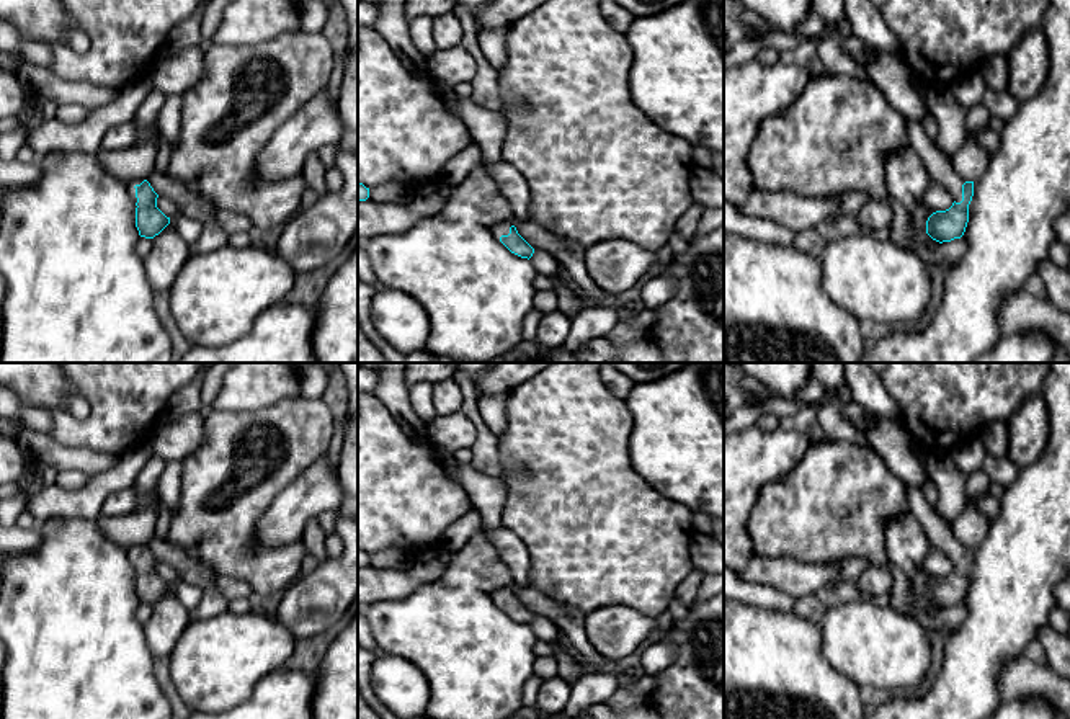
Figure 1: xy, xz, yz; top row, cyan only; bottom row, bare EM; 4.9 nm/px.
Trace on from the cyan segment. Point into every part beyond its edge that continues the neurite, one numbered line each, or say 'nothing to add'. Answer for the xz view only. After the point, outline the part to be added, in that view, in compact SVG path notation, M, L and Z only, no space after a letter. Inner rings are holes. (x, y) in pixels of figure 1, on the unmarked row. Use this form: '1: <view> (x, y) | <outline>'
1: xz (499, 595) | M498 588L498 590L492 592L492 600L493 600L495 605L500 606L502 601L510 600L510 593L511 593L510 588Z

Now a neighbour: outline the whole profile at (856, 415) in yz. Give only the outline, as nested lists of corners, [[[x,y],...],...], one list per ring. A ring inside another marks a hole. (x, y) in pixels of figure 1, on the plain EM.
[[[856,402],[845,404],[846,420],[866,438],[869,426],[872,425],[876,415],[867,412],[863,405]]]

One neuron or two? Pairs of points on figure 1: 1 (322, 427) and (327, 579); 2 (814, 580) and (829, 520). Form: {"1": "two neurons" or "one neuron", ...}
{"1": "two neurons", "2": "two neurons"}

